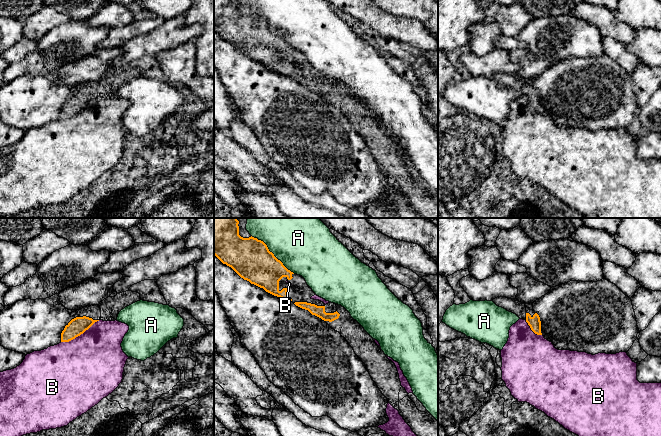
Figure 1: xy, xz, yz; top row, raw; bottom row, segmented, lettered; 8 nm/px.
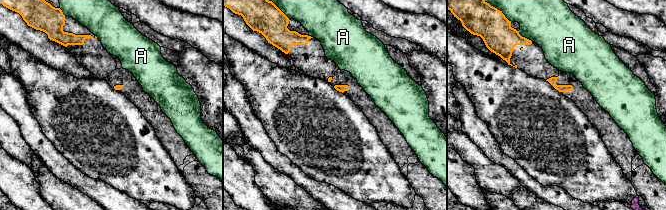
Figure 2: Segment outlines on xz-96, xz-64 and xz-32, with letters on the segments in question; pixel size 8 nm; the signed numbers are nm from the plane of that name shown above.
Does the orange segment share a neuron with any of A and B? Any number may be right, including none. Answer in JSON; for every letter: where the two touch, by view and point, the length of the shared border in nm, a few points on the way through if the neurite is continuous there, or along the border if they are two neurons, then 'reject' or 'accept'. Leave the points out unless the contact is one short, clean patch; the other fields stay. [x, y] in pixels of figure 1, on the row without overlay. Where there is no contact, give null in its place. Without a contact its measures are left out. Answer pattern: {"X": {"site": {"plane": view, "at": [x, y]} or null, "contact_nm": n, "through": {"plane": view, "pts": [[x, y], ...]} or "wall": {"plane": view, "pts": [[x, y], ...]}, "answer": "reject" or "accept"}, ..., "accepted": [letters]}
{"A": {"site": {"plane": "xz", "at": [272, 29]}, "contact_nm": 460, "answer": "reject"}, "B": {"site": {"plane": "xy", "at": [80, 110]}, "contact_nm": 360, "answer": "reject"}, "accepted": []}

